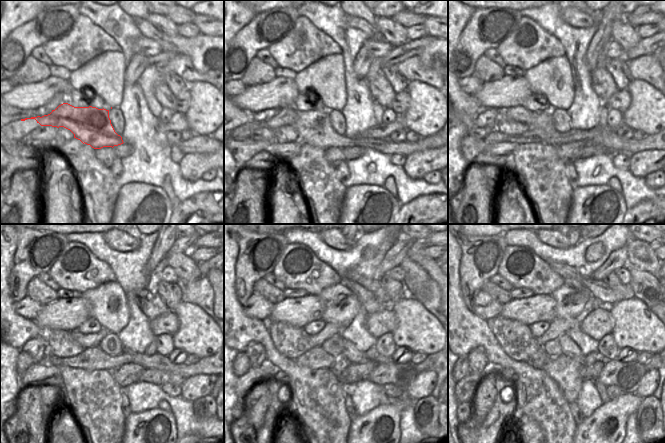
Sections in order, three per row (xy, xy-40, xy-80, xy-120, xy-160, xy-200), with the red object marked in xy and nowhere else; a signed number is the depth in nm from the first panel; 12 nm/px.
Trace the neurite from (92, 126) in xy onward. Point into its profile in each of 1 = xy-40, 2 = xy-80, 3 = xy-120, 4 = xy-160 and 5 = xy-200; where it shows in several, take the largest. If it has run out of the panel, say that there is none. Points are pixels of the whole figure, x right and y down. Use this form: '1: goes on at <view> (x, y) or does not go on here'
1: goes on at xy-40 (314, 127)
2: goes on at xy-80 (628, 147)
3: goes on at xy-120 (185, 370)
4: goes on at xy-160 (427, 365)
5: goes on at xy-200 (651, 365)

